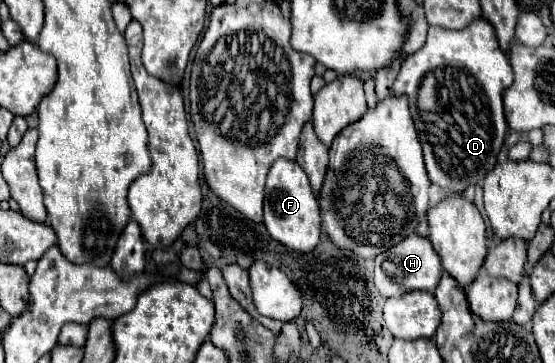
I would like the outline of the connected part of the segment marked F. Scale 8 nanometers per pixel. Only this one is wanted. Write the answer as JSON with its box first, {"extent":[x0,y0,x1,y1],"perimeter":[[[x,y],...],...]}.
{"extent":[264,158,320,252],"perimeter":[[[280,158],[270,166],[264,188],[264,224],[274,240],[284,244],[290,252],[310,252],[320,240],[320,212],[318,200],[312,192],[310,180],[298,162]]]}

